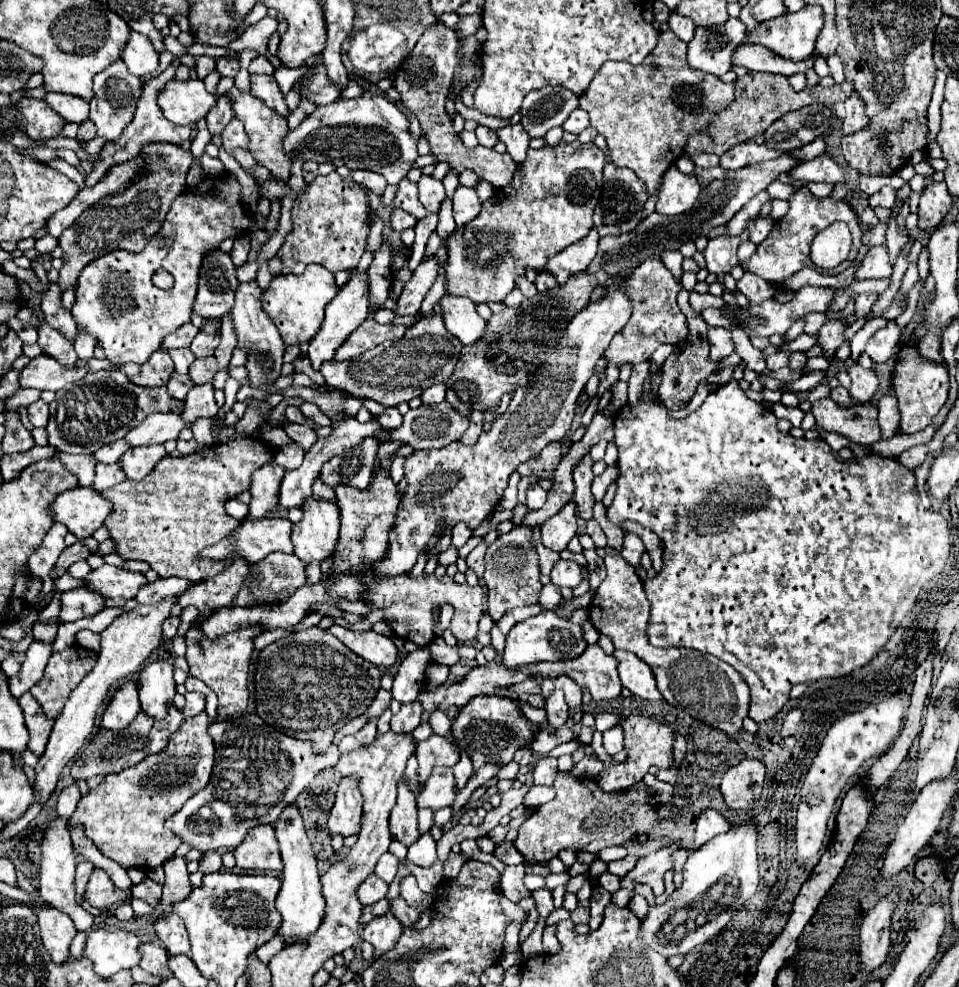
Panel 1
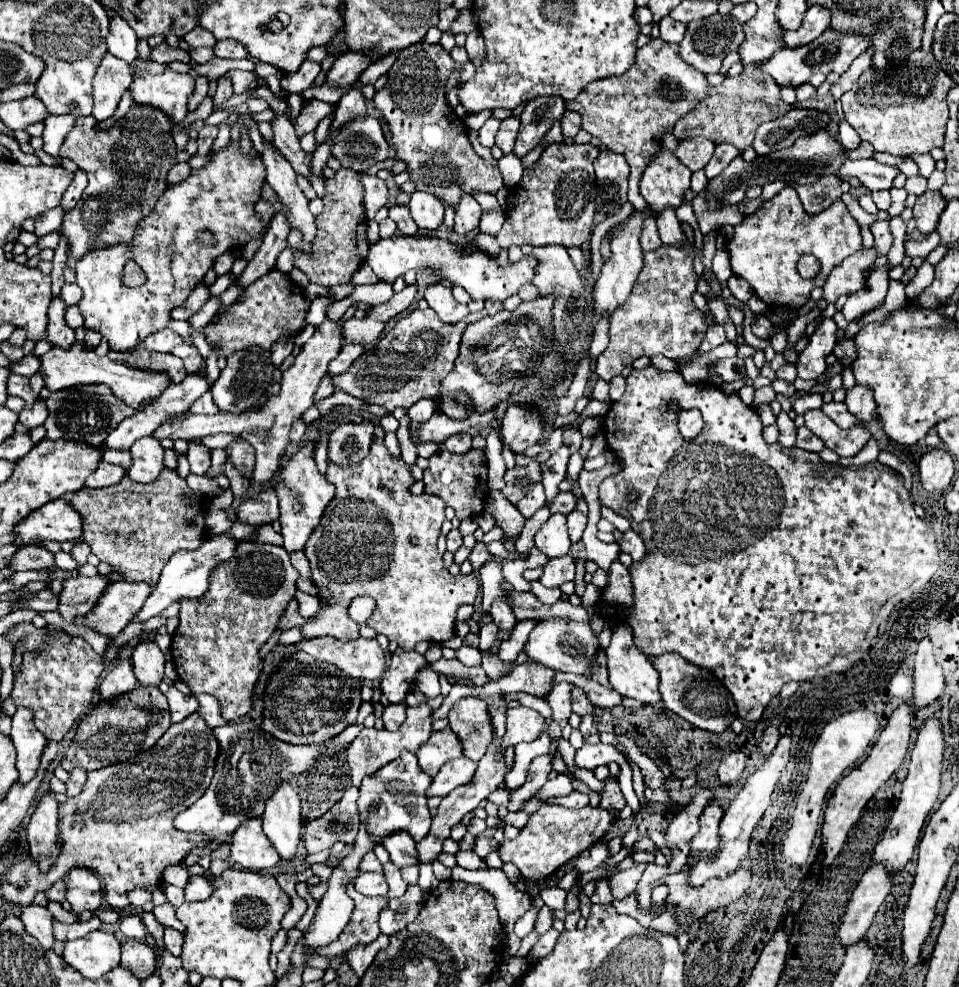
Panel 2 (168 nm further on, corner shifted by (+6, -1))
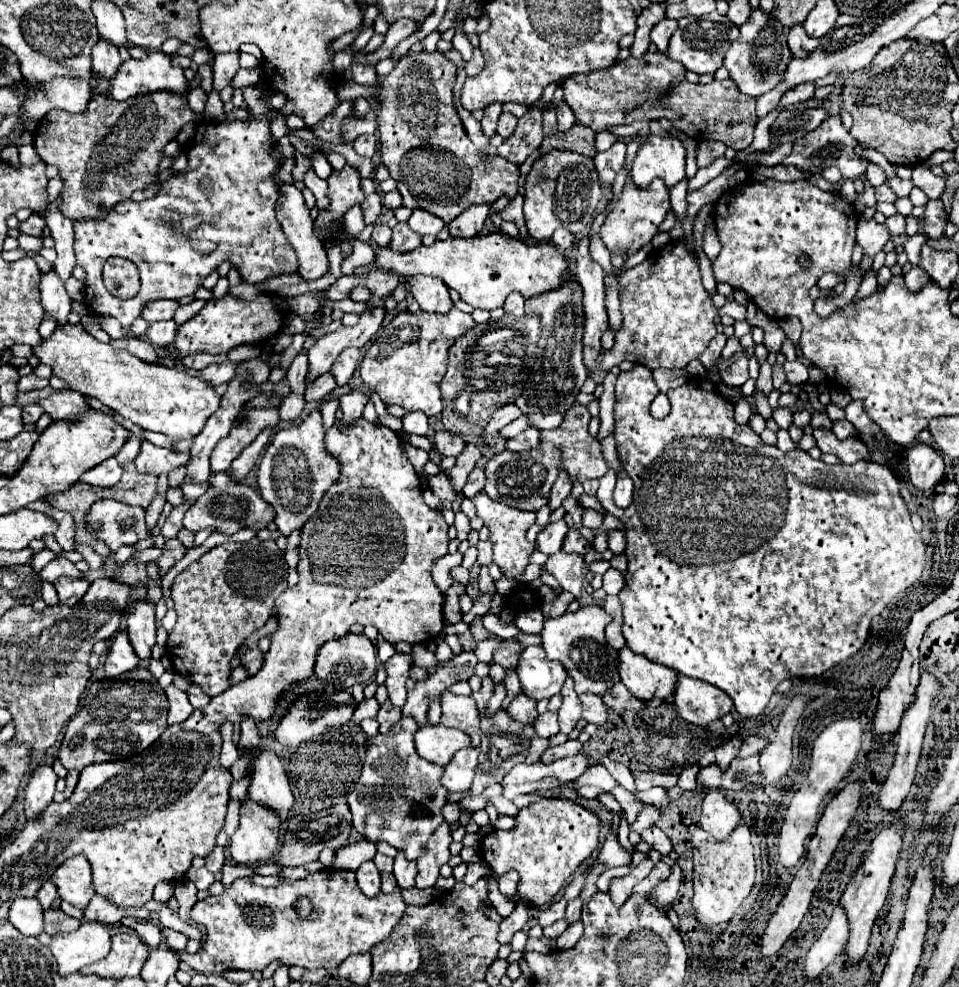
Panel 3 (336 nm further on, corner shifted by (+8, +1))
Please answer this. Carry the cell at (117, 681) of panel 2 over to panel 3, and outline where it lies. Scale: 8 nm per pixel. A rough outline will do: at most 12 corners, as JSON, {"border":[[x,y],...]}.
{"border":[[119,631],[105,657],[107,677],[139,665],[131,641]]}

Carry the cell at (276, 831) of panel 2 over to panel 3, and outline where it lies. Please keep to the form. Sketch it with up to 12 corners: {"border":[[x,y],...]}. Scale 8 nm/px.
{"border":[[263,749],[249,799],[285,821],[295,797],[279,757]]}

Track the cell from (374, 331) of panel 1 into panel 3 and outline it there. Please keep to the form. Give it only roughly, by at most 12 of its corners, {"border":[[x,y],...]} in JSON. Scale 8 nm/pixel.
{"border":[[345,349],[333,363],[331,373],[339,387],[351,379],[359,349]]}

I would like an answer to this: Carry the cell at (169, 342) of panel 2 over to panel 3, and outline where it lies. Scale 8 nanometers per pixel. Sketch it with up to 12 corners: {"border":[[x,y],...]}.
{"border":[[157,321],[149,325],[145,335],[155,347],[165,347],[173,341],[177,325]]}

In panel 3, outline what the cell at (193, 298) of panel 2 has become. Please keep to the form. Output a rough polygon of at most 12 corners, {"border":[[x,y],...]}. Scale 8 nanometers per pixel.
{"border":[[153,301],[145,305],[145,321],[173,319],[177,301]]}

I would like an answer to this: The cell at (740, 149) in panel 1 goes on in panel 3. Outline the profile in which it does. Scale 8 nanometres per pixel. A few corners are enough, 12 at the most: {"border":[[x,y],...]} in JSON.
{"border":[[699,141],[697,167],[711,165],[725,155],[721,141]]}

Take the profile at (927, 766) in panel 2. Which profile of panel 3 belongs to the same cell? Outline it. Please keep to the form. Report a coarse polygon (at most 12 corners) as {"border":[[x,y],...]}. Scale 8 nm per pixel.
{"border":[[903,823],[863,853],[839,905],[849,919],[847,965],[867,951],[901,851]]}

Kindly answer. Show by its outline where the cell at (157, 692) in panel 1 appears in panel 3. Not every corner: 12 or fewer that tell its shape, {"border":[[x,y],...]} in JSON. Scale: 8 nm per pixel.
{"border":[[155,605],[129,607],[127,633],[143,665],[155,645]]}

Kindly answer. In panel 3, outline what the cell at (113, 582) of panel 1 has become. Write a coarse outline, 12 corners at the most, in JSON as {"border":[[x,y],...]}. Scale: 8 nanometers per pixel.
{"border":[[57,577],[55,589],[63,605],[77,605],[89,589],[87,579]]}

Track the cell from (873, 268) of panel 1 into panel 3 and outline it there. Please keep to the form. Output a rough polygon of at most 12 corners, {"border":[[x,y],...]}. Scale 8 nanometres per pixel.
{"border":[[893,215],[885,221],[891,235],[905,233],[905,215]]}

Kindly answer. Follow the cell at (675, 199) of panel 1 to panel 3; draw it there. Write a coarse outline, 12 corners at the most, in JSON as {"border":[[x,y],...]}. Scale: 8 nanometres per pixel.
{"border":[[649,135],[633,159],[641,189],[685,177],[683,143]]}

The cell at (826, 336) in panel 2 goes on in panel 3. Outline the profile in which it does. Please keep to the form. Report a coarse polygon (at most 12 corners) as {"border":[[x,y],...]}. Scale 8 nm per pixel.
{"border":[[785,361],[783,371],[787,383],[803,385],[807,367],[799,361]]}

